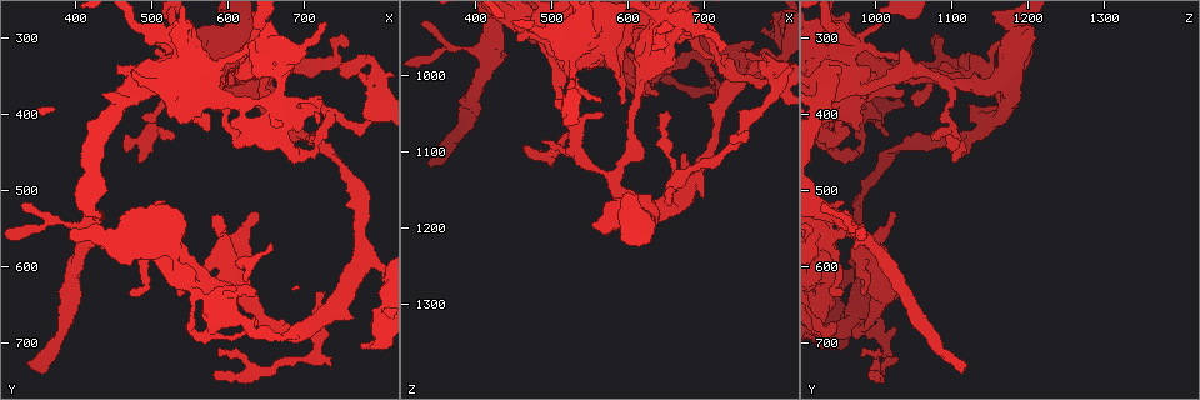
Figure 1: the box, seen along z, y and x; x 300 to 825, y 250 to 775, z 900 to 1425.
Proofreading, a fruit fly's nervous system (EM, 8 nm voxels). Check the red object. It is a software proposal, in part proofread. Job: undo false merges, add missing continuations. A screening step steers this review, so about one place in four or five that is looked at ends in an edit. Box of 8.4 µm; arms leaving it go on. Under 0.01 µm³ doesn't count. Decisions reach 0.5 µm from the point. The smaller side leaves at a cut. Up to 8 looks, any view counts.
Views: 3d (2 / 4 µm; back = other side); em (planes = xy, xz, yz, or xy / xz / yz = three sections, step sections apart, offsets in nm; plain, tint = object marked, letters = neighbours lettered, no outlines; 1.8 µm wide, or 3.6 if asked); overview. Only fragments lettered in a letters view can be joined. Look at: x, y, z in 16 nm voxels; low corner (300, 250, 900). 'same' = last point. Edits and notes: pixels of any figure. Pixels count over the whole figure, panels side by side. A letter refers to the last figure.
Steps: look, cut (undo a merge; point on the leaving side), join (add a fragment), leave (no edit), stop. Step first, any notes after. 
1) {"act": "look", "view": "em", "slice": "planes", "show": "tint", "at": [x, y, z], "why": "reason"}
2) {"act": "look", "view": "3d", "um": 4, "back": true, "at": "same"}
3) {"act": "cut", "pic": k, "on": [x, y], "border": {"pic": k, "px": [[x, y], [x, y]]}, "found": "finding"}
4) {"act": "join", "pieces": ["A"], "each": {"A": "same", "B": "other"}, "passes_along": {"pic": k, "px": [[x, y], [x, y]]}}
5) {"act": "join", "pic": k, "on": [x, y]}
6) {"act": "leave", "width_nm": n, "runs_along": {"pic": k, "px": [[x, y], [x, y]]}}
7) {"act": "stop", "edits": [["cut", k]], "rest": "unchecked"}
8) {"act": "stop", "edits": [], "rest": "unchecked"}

{"act": "look", "view": "em", "slice": "planes", "show": "tint", "at": [580, 745, 995], "why": "free end"}

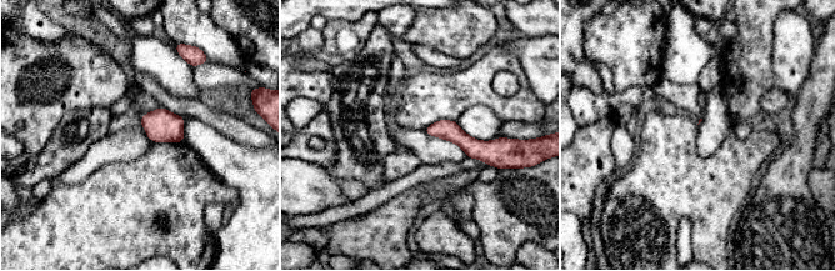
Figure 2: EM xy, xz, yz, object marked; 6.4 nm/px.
{"act": "look", "view": "em", "slice": "planes", "show": "letters", "at": "same"}

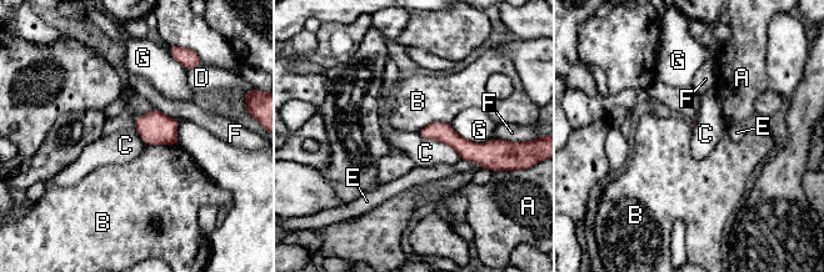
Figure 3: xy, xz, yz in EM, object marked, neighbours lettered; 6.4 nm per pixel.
{"act": "leave", "each": {"A": "other", "B": "other", "C": "other", "D": "other", "E": "other", "F": "other", "G": "other"}, "runs_along": {"pic": 3, "px": [[423, 132], [444, 132], [484, 160]]}, "found": "no lettered fragment goes on from it"}

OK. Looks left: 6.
{"act": "look", "view": "3d", "um": 2, "at": [335, 730, 1115]}

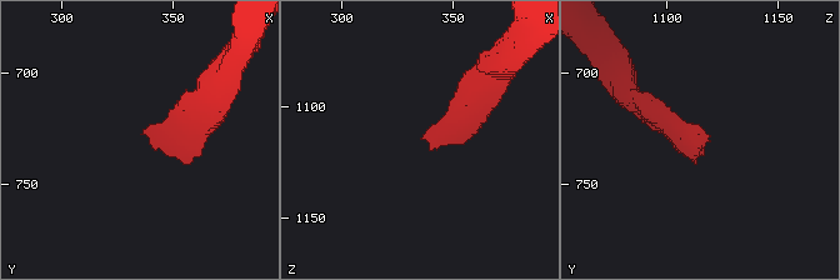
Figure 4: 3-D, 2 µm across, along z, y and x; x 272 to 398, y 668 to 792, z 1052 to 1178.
{"act": "look", "view": "em", "slice": "planes", "show": "letters", "at": [337, 728, 1115], "why": "now the EM"}

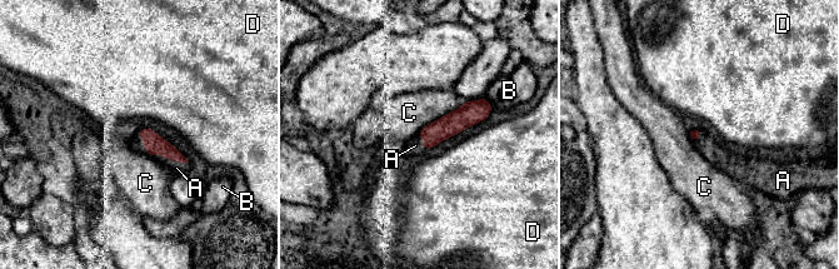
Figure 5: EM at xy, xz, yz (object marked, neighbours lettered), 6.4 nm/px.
{"act": "join", "pieces": ["A"], "each": {"A": "same", "B": "other", "C": "other", "D": "other"}, "found": "it goes on there"}

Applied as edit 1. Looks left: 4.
{"act": "look", "view": "overview", "why": "redraw"}

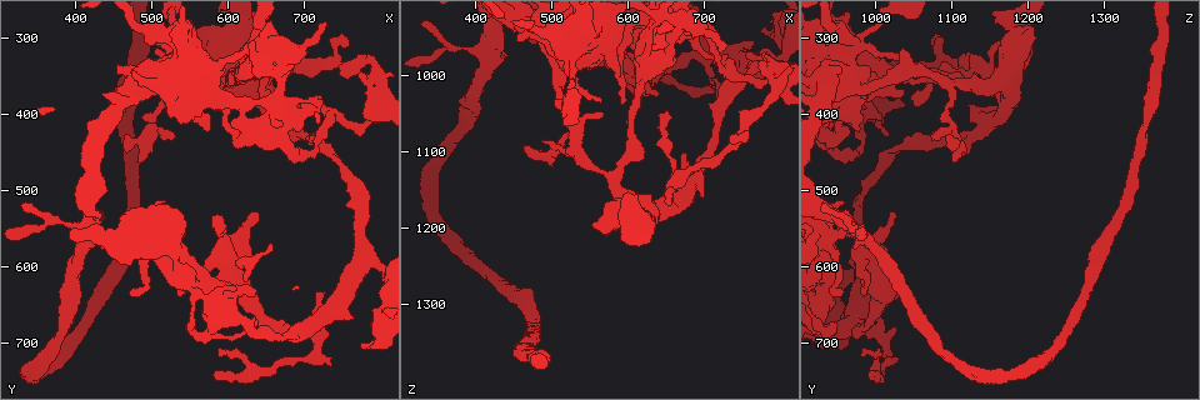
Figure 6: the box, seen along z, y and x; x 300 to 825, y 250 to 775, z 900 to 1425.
{"act": "look", "view": "3d", "um": 4, "at": [780, 415, 1005], "why": "thick turns thin"}

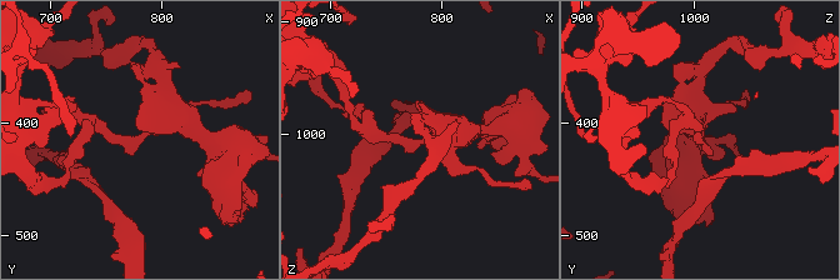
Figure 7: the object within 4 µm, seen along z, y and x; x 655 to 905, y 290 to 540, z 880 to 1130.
{"act": "look", "view": "em", "um": 3.6, "slice": "planes", "show": "tint", "at": [782, 412, 1008], "why": "need the tissue"}

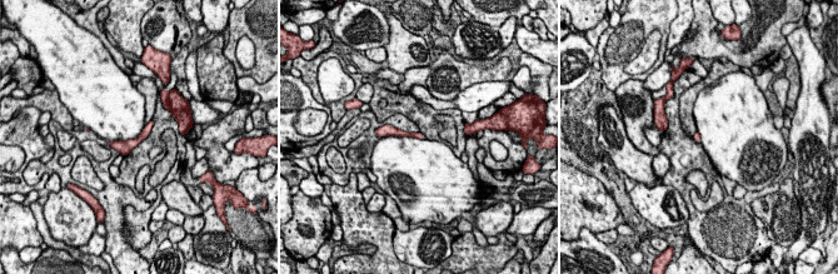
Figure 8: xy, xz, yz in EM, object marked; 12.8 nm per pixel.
{"act": "look", "view": "em", "um": 3.6, "slice": "planes", "show": "letters", "at": "same"}

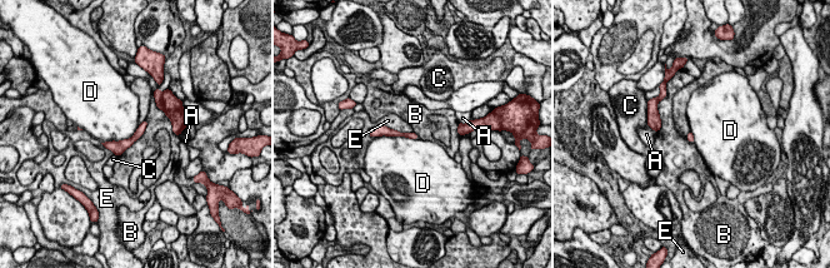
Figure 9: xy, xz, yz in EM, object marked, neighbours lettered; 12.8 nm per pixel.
{"act": "leave", "each": {"A": "other", "B": "other", "C": "other", "D": "other", "E": "other"}, "found": "one cell here"}

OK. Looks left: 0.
{"act": "stop", "edits": [["join", 5]], "rest": "unchecked"}

